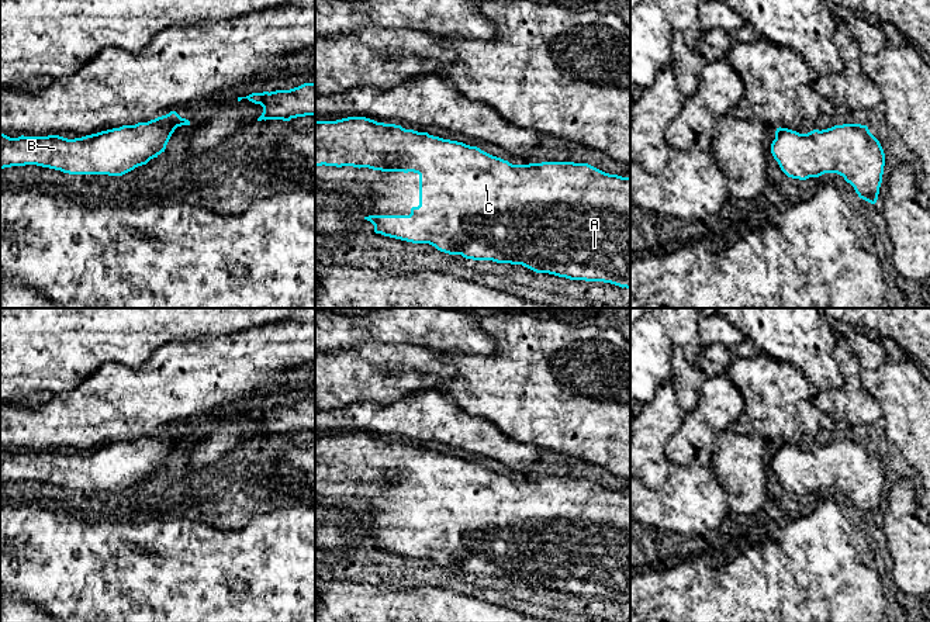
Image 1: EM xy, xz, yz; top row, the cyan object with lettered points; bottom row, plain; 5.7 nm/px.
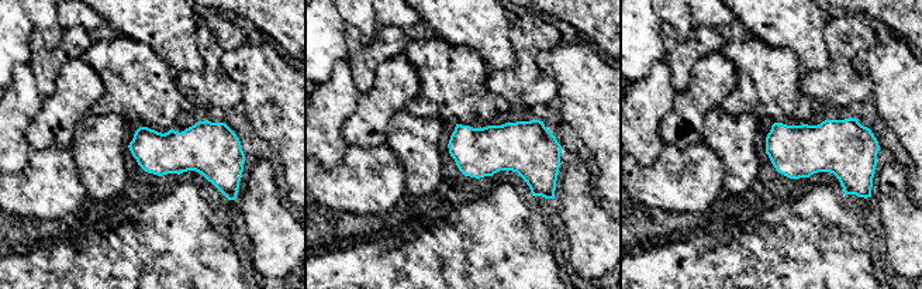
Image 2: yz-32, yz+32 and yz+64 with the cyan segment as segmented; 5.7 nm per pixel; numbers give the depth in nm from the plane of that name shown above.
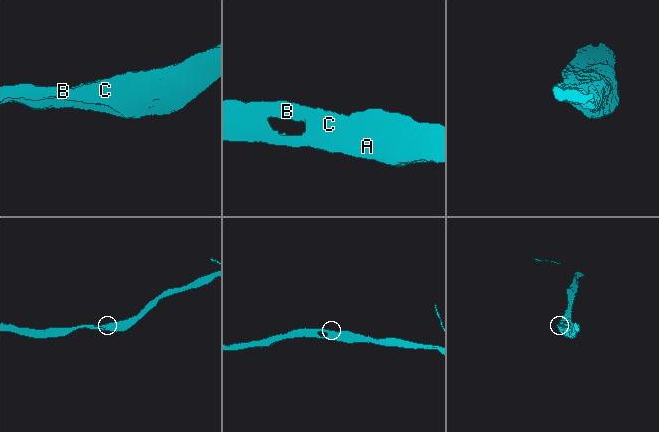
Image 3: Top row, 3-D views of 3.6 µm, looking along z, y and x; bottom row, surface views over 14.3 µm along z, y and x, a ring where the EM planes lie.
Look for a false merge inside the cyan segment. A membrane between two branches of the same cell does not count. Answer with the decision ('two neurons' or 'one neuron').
one neuron

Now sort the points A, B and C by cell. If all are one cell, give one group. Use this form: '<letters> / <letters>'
A B C

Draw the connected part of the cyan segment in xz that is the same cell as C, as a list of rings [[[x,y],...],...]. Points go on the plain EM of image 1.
[[[366,432],[315,436],[315,483],[322,480],[419,490],[419,521],[412,522],[409,531],[364,532],[374,540],[376,549],[429,559],[440,567],[466,574],[522,580],[536,588],[630,604],[630,493],[609,490],[588,478],[512,480],[477,462]]]

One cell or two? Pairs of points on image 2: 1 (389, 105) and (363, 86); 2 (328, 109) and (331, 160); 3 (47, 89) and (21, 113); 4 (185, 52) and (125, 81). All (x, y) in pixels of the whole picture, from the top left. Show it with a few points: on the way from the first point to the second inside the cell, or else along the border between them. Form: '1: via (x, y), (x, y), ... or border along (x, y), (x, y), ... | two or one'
1: border along (384, 59), (376, 69), (373, 85), (361, 95) | two
2: via (328, 121), (328, 147) | one
3: border along (28, 64), (42, 97) | two
4: border along (138, 42), (148, 44), (176, 72) | two

